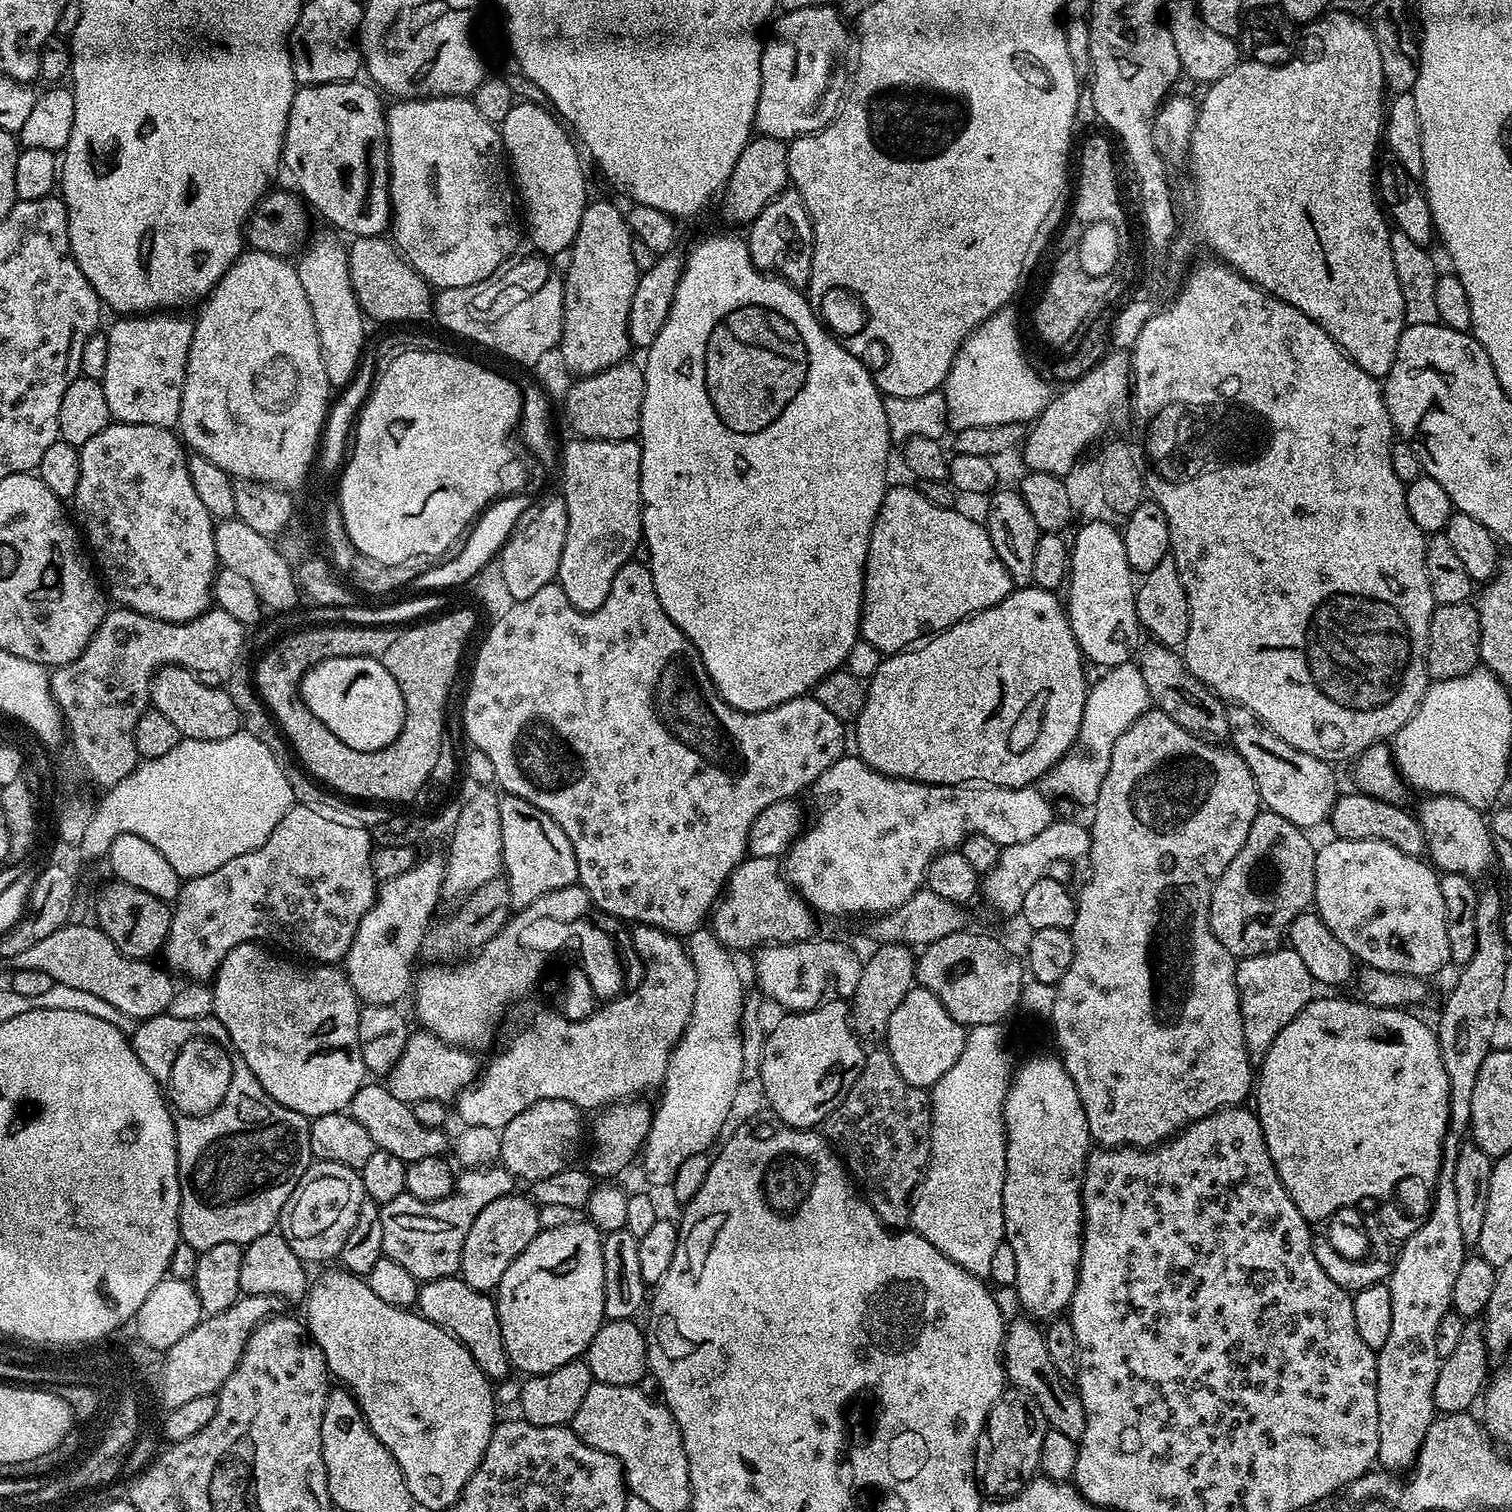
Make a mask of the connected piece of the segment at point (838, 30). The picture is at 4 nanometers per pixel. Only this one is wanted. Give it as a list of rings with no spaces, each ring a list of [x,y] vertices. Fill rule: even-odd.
[[[825,6],[784,12],[775,17],[771,28],[772,33],[769,36],[767,33],[760,50],[760,97],[754,128],[761,136],[791,142],[797,136],[807,136],[822,127],[820,107],[832,88],[832,47],[843,34],[844,24],[831,6]]]

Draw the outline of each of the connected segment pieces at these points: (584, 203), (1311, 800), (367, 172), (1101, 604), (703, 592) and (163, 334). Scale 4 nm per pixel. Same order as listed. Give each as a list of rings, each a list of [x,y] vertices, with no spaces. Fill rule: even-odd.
[[[513,103],[510,114],[506,114],[498,127],[510,161],[510,172],[526,213],[527,239],[528,236],[532,239],[537,253],[554,258],[558,253],[571,249],[582,214],[590,203],[590,195],[588,184],[584,181],[584,168],[576,153],[577,145],[569,129],[547,107],[544,108],[536,104]]]
[[[1229,707],[1228,727],[1231,747],[1244,759],[1246,766],[1250,766],[1260,803],[1267,811],[1305,830],[1313,830],[1331,817],[1338,789],[1336,776],[1332,773],[1333,765],[1329,761],[1314,758],[1290,746],[1290,742],[1282,742],[1282,738],[1262,724],[1249,708]]]
[[[343,80],[337,84],[309,84],[297,87],[294,102],[290,106],[290,114],[286,122],[284,155],[282,157],[283,167],[286,172],[288,168],[289,174],[296,179],[297,186],[295,185],[295,187],[298,189],[299,195],[306,201],[307,207],[315,215],[317,212],[322,219],[329,220],[333,224],[329,224],[333,229],[339,230],[341,233],[349,232],[349,237],[352,238],[358,236],[384,236],[389,231],[392,222],[392,195],[388,192],[388,121],[386,119],[386,104],[380,101],[381,93],[371,83],[360,83],[356,80]]]
[[[1092,520],[1084,524],[1076,532],[1076,541],[1070,544],[1070,575],[1066,581],[1066,611],[1068,621],[1074,630],[1074,638],[1078,642],[1085,661],[1101,664],[1101,669],[1116,668],[1119,664],[1129,663],[1137,655],[1141,647],[1142,629],[1136,613],[1136,588],[1134,573],[1126,558],[1126,546],[1119,527],[1107,524],[1104,520]]]
[[[708,236],[708,237],[706,237],[706,238],[705,238],[705,240],[700,240],[700,241],[698,241],[698,242],[697,242],[697,244],[696,244],[696,245],[694,245],[694,246],[693,246],[693,248],[692,248],[692,253],[690,253],[690,254],[689,254],[689,256],[688,256],[688,260],[687,260],[687,256],[686,256],[686,259],[685,259],[685,260],[684,260],[684,261],[683,261],[683,264],[682,264],[682,271],[681,271],[681,274],[680,274],[680,281],[679,281],[679,282],[678,282],[678,286],[677,286],[677,287],[676,287],[676,289],[675,289],[675,290],[674,290],[674,298],[673,298],[673,299],[672,299],[672,305],[671,305],[671,306],[670,306],[670,314],[669,314],[669,315],[668,315],[668,317],[667,317],[667,318],[666,318],[666,326],[662,326],[662,330],[658,330],[658,338],[654,338],[654,342],[653,342],[653,343],[652,343],[652,345],[651,345],[651,346],[650,346],[650,347],[648,347],[648,349],[647,349],[647,350],[646,350],[646,356],[648,356],[648,361],[646,361],[646,362],[645,362],[645,361],[643,361],[643,364],[642,364],[642,367],[643,367],[643,370],[644,370],[644,401],[643,401],[643,402],[642,402],[642,418],[641,418],[641,419],[640,419],[640,434],[639,434],[639,437],[638,437],[638,443],[639,443],[639,446],[640,446],[640,449],[641,449],[641,450],[642,450],[642,474],[641,474],[641,475],[640,475],[640,501],[641,501],[641,502],[642,502],[642,526],[643,526],[643,527],[644,527],[644,530],[643,530],[643,533],[642,533],[642,542],[643,542],[643,543],[644,543],[644,544],[646,544],[646,545],[648,545],[648,547],[649,547],[649,562],[648,562],[648,564],[647,564],[647,565],[648,565],[648,569],[649,569],[649,570],[650,570],[650,571],[651,571],[651,572],[652,572],[652,577],[653,577],[653,578],[654,578],[654,594],[658,594],[658,602],[662,602],[662,610],[666,610],[666,614],[667,614],[667,615],[668,615],[668,617],[669,617],[669,618],[670,618],[670,622],[674,622],[674,626],[678,626],[678,627],[679,627],[679,628],[680,628],[680,629],[681,629],[681,630],[682,630],[682,634],[686,634],[686,638],[687,638],[687,639],[688,639],[688,641],[689,641],[689,642],[691,642],[691,644],[692,644],[692,645],[693,645],[693,646],[695,646],[695,647],[696,647],[696,649],[697,649],[697,650],[698,650],[698,654],[699,654],[699,655],[700,655],[700,657],[701,657],[701,658],[702,658],[702,662],[703,662],[703,663],[704,663],[704,665],[705,665],[705,666],[706,666],[706,670],[707,670],[707,671],[708,671],[708,673],[709,673],[709,674],[710,674],[710,678],[711,678],[711,679],[712,679],[712,681],[714,681],[714,683],[715,683],[715,684],[716,684],[716,692],[717,692],[717,694],[718,694],[718,695],[719,695],[719,696],[720,696],[720,697],[721,697],[721,698],[723,698],[723,700],[725,700],[725,702],[727,702],[727,704],[728,704],[728,705],[729,705],[729,706],[730,706],[730,707],[731,707],[731,708],[737,708],[737,709],[738,709],[738,710],[739,710],[739,712],[761,712],[761,711],[762,711],[762,710],[770,710],[770,709],[771,709],[771,708],[773,708],[773,707],[774,707],[774,706],[778,706],[778,705],[779,705],[779,704],[781,704],[781,703],[782,703],[782,702],[786,702],[786,701],[787,701],[787,700],[789,700],[789,699],[790,699],[790,698],[794,698],[794,697],[795,697],[795,696],[807,696],[807,695],[809,695],[809,693],[811,693],[811,692],[812,692],[812,691],[813,691],[813,688],[814,688],[814,687],[815,687],[815,685],[816,685],[816,684],[817,684],[817,683],[819,683],[819,682],[820,682],[820,681],[821,681],[821,680],[824,680],[824,679],[825,679],[825,678],[826,678],[826,677],[827,677],[827,676],[828,676],[828,675],[829,675],[829,674],[831,674],[831,673],[832,673],[832,672],[834,672],[834,671],[838,671],[838,670],[840,670],[840,669],[843,669],[843,668],[844,668],[844,667],[845,667],[845,665],[847,665],[847,662],[848,662],[848,655],[849,655],[849,654],[850,654],[850,649],[852,649],[852,647],[853,647],[853,646],[854,646],[854,642],[855,642],[855,641],[856,641],[856,640],[859,640],[859,639],[861,639],[861,635],[860,635],[860,615],[861,615],[861,614],[862,614],[862,610],[863,610],[863,609],[864,609],[864,567],[865,567],[865,566],[866,566],[866,558],[867,558],[867,557],[868,557],[868,551],[869,551],[869,550],[870,550],[870,534],[871,534],[871,533],[872,533],[872,527],[873,527],[873,526],[874,526],[874,522],[875,522],[875,521],[876,521],[876,515],[877,515],[877,514],[878,514],[878,510],[879,510],[879,509],[880,509],[880,507],[881,507],[881,506],[882,506],[882,498],[883,498],[883,497],[884,497],[884,493],[885,493],[885,491],[886,491],[886,489],[887,489],[887,488],[888,488],[888,487],[889,487],[889,484],[890,484],[890,481],[888,481],[888,451],[890,451],[890,450],[891,450],[891,448],[892,448],[892,449],[893,449],[893,448],[894,448],[894,443],[893,443],[893,440],[892,440],[892,438],[891,438],[891,434],[890,434],[890,433],[889,433],[889,432],[888,432],[888,428],[887,428],[887,420],[886,420],[886,411],[884,411],[884,410],[883,410],[883,402],[884,402],[884,399],[885,399],[885,397],[884,397],[884,396],[883,396],[883,395],[882,395],[882,393],[881,393],[881,392],[879,392],[879,391],[878,391],[878,390],[877,390],[877,388],[876,388],[876,382],[875,382],[875,379],[874,379],[874,376],[873,376],[873,373],[872,373],[872,372],[871,372],[871,371],[870,371],[870,368],[869,368],[869,372],[868,372],[868,368],[867,368],[867,366],[866,366],[866,365],[864,365],[864,364],[863,364],[863,362],[862,362],[862,361],[860,361],[860,360],[859,360],[859,358],[858,358],[858,357],[856,357],[856,356],[855,356],[855,354],[854,354],[854,353],[855,353],[855,351],[852,351],[852,350],[849,350],[849,349],[846,349],[846,348],[844,348],[844,347],[843,347],[843,346],[841,346],[841,344],[839,344],[839,343],[838,343],[838,342],[837,342],[837,341],[836,341],[836,340],[835,340],[835,338],[834,338],[834,337],[833,337],[833,336],[829,336],[829,335],[828,335],[828,331],[827,331],[827,330],[825,330],[825,329],[824,329],[824,325],[823,325],[823,324],[821,324],[821,323],[820,323],[820,319],[819,319],[819,318],[817,318],[817,317],[816,317],[816,308],[815,308],[815,307],[813,307],[813,305],[811,305],[811,304],[809,304],[809,302],[808,302],[808,298],[807,298],[807,295],[805,295],[805,293],[804,293],[804,292],[803,292],[803,291],[801,291],[801,289],[799,289],[799,288],[795,288],[795,286],[794,286],[794,285],[793,285],[793,284],[790,284],[790,283],[788,283],[788,281],[787,281],[787,280],[781,280],[781,279],[780,279],[780,277],[779,277],[779,276],[777,276],[777,275],[775,275],[775,274],[769,274],[769,273],[767,273],[767,272],[762,272],[762,271],[760,271],[760,269],[758,269],[758,268],[756,268],[756,267],[755,267],[755,266],[754,266],[754,262],[753,262],[753,261],[752,261],[752,259],[751,259],[751,258],[750,258],[750,250],[749,250],[749,249],[748,249],[748,246],[747,246],[747,243],[745,243],[745,241],[744,241],[744,240],[743,240],[743,239],[741,239],[741,237],[740,237],[740,240],[739,240],[739,238],[738,238],[738,237],[736,237],[736,236]]]
[[[128,314],[116,318],[106,328],[108,353],[103,385],[106,406],[110,406],[113,421],[121,424],[141,424],[175,429],[180,422],[182,390],[186,378],[186,362],[190,354],[193,321],[176,314]]]

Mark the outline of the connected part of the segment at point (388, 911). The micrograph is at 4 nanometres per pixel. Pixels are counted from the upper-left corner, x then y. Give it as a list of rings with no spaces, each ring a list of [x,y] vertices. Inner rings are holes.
[[[443,855],[428,856],[425,860],[423,857],[417,859],[406,874],[398,874],[398,878],[390,878],[379,885],[376,900],[370,910],[366,910],[354,934],[354,942],[342,961],[348,981],[364,1004],[399,1005],[407,992],[409,995],[414,984],[412,963],[420,956],[424,935],[437,915],[436,903],[444,892],[445,863]]]

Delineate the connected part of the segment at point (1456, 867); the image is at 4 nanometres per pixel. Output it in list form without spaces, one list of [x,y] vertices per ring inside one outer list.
[[[1429,795],[1420,804],[1418,823],[1426,841],[1426,856],[1441,873],[1453,872],[1469,878],[1477,878],[1497,863],[1492,845],[1490,824],[1482,817],[1481,809],[1462,802],[1457,796]]]

